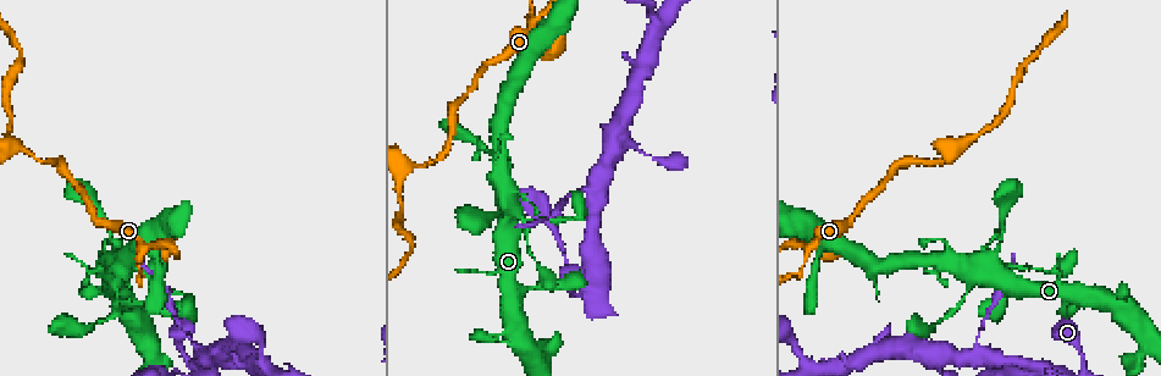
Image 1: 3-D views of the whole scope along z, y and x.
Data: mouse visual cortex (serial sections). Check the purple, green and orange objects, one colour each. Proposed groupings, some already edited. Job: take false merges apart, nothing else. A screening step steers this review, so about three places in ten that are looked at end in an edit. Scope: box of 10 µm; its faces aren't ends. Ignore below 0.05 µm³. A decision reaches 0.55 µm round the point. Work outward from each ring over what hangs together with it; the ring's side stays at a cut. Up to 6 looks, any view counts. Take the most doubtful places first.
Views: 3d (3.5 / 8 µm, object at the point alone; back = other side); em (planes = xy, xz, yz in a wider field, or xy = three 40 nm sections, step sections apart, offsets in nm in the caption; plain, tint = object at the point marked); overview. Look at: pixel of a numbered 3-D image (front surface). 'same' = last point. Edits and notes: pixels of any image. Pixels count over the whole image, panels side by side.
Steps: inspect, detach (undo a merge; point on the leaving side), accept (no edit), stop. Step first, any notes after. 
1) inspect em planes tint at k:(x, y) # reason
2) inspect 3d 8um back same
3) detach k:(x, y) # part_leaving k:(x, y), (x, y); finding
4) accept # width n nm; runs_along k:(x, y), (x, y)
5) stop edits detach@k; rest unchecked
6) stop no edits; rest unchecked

inspect 3d 3.5um at 1:(138, 261) # calibre changes

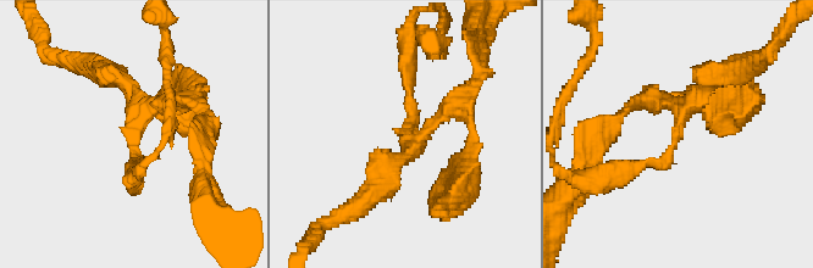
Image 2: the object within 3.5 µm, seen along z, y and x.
inspect em xy step 2 tint at 2:(134, 133) # arms 3; arm_widths 100, 200, 200 nm

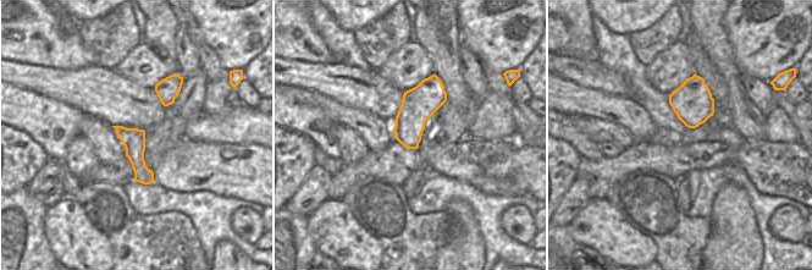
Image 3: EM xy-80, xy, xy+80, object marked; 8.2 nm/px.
inspect em xy step 3 tint same

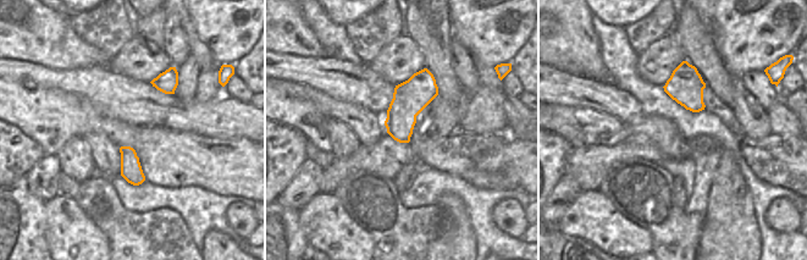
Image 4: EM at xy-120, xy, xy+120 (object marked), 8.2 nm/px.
accept # runs_along 2:(725, 73), (685, 107), (663, 163), (623, 174); all the same cell

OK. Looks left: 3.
inspect 3d 3.5um at 1:(983, 355) # sharp bend

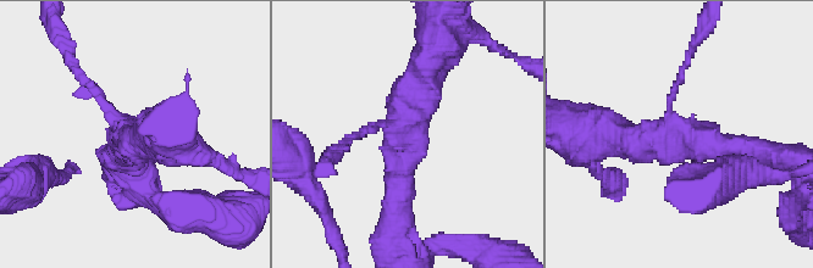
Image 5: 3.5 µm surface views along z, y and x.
inspect em xy step 2 plain at 5:(402, 136)

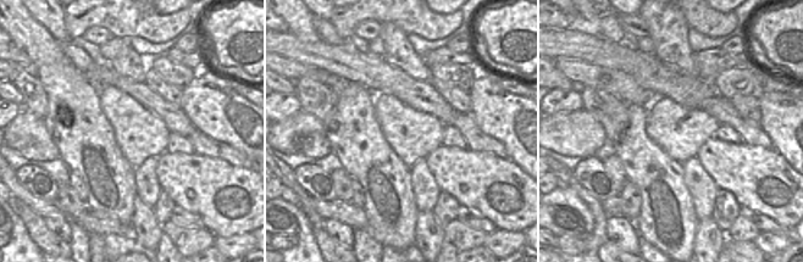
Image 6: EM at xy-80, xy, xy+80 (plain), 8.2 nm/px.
inspect em xy step 2 tint same

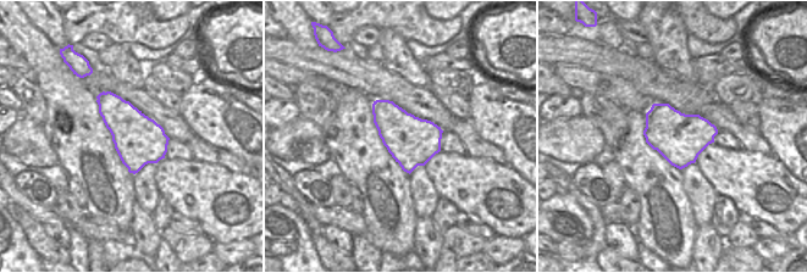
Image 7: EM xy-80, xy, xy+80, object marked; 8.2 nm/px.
detach 5:(81, 77) # width 400 nm; part_leaving 5:(108, 107), (70, 63), (55, 33); a second cell is stuck on

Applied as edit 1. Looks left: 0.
stop edits detach@5; rest unchecked

